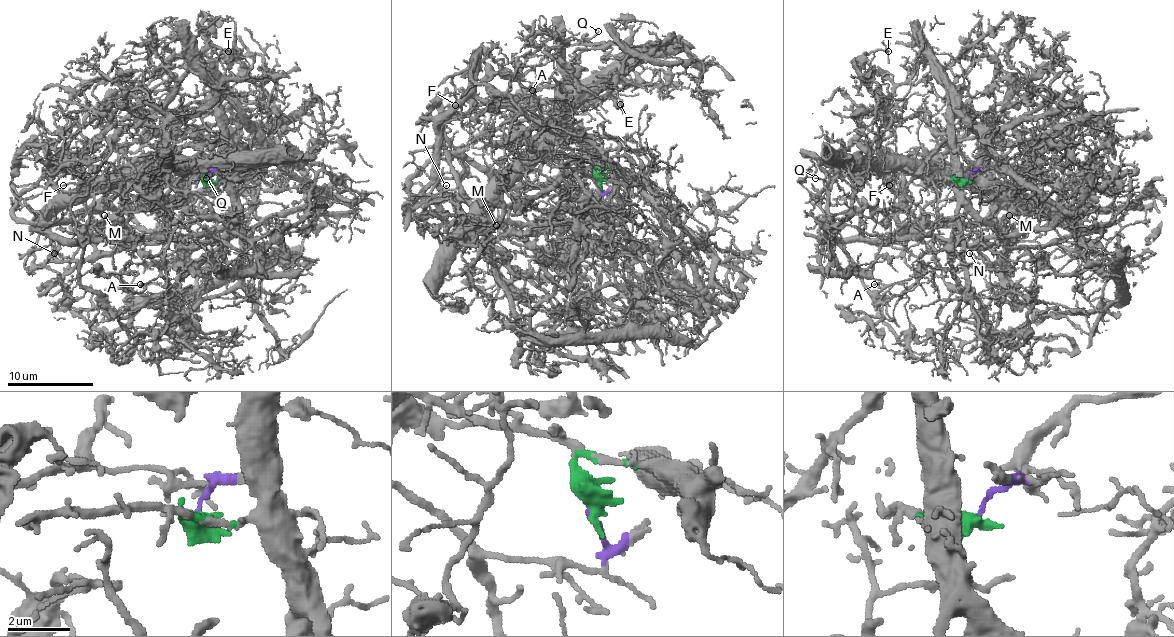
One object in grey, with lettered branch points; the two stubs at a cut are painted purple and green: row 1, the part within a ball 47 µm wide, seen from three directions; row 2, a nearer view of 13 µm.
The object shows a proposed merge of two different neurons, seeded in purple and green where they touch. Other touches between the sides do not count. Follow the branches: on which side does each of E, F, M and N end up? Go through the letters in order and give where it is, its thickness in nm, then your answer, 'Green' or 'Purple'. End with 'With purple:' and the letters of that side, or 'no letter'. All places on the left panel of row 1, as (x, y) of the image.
E: Place: (228, 51). Thickness 170 nm. Green
F: Place: (63, 185). Thickness 140 nm. Green
M: Place: (104, 215). Thickness 130 nm. Green
N: Place: (54, 253). Thickness 180 nm. Purple
With purple: N

